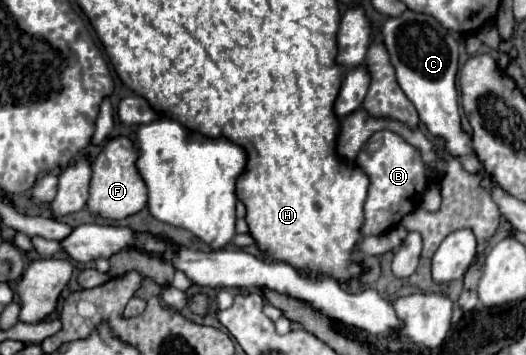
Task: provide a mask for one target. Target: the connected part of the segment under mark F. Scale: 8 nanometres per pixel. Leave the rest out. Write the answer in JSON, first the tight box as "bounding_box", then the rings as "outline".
{"bounding_box":[88,136,148,220],"outline":[[[118,136],[104,144],[102,152],[92,162],[92,180],[90,180],[90,198],[88,210],[94,216],[110,218],[110,220],[124,220],[146,206],[148,192],[144,188],[144,180],[136,172],[136,148],[130,138]]]}

